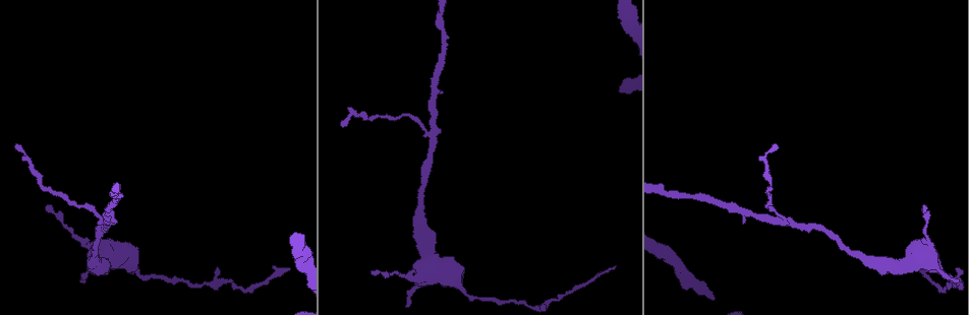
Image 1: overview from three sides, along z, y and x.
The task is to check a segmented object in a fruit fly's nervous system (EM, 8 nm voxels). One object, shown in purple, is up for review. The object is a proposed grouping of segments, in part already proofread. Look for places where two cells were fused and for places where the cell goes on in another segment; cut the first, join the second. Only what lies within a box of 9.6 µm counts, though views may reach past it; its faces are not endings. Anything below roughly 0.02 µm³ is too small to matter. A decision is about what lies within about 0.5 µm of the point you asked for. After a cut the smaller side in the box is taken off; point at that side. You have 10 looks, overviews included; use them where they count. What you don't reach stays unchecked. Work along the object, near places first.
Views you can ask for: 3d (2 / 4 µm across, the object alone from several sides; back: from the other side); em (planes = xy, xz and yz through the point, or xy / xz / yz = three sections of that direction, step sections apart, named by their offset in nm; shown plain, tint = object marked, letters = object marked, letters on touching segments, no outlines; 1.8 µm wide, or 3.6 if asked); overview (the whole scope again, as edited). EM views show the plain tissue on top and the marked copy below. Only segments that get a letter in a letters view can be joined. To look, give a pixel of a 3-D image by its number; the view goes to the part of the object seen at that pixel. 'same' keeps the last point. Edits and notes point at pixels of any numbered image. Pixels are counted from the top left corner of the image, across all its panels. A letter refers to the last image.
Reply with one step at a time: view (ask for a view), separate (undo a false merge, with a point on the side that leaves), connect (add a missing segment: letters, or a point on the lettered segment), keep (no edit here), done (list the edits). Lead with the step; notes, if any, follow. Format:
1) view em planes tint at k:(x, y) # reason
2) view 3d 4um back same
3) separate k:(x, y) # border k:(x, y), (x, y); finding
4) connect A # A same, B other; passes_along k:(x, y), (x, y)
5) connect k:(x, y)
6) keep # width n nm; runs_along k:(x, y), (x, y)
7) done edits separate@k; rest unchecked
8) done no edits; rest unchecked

view em planes letters at 1:(343, 127) # tapers out

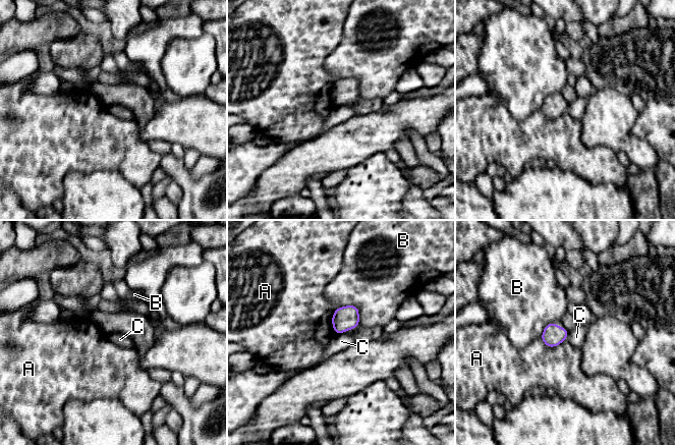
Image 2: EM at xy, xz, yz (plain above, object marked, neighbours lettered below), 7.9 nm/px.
keep # width 170 nm; A other, B other, C other; none of them fits

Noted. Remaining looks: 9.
view 3d 2um at 1:(418, 212) # thick turns thin

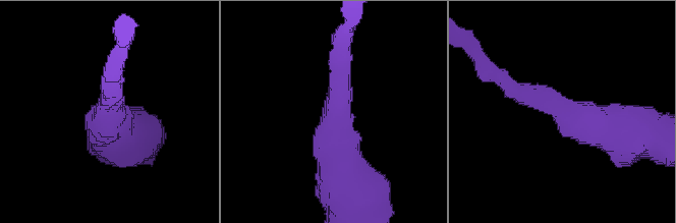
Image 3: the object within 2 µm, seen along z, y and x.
view em planes letters at 3:(106, 112) # arm_widths 170, 460 nm

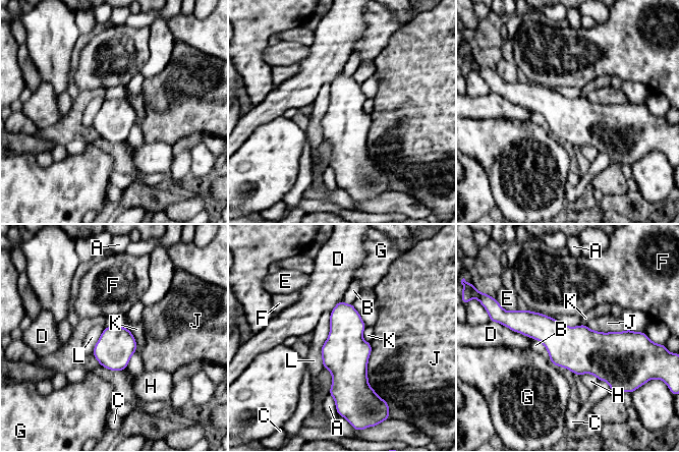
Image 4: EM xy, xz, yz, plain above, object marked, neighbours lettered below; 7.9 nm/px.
keep # A other, B other, C other, D other, E other, F other, G other, H other, J other, K other, L other; runs_along 4:(511, 323), (631, 343); all the same cell

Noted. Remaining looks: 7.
view em xy step 16 tint at 1:(919, 272) # an open end

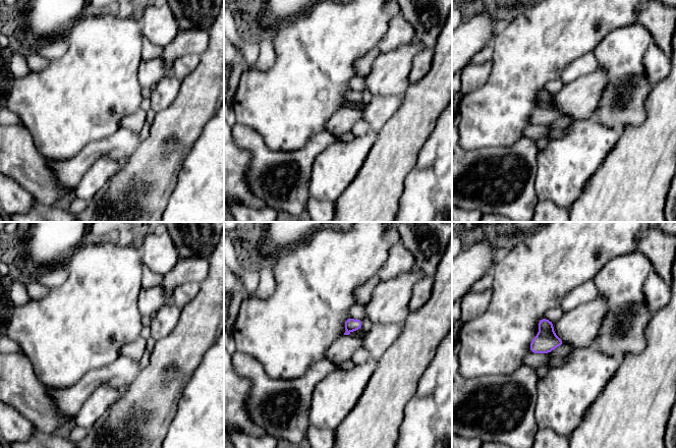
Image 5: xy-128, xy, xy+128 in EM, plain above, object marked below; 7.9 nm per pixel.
view em planes letters same

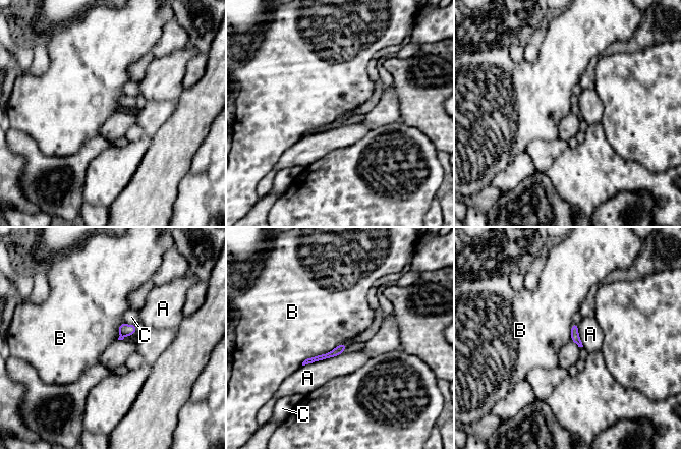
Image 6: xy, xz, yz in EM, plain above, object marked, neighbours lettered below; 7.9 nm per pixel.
keep # A other, B other, C other; runs_along 6:(344, 346), (329, 355), (306, 361); no lettered segment goes on from it

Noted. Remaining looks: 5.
view em yz step 8 tint at 1:(49, 204) # branch stops here

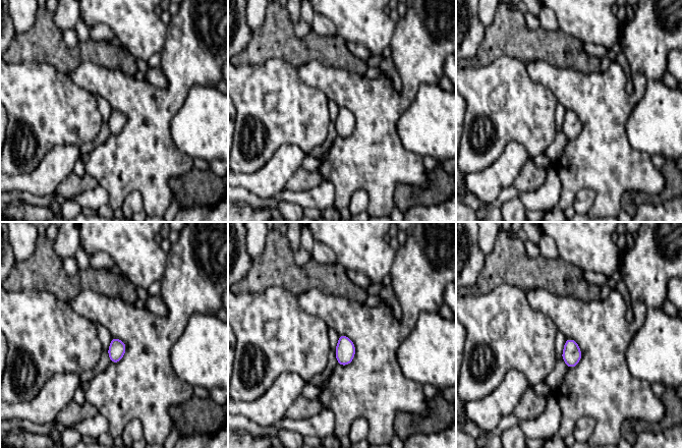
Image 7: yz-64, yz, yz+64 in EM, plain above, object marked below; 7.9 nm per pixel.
view em planes letters same # cut it another way

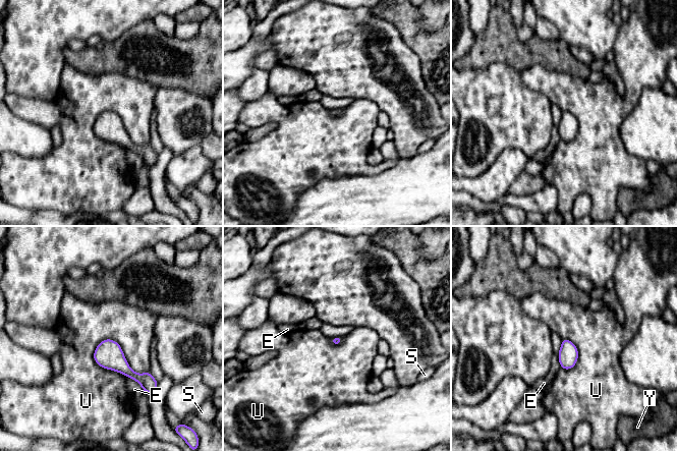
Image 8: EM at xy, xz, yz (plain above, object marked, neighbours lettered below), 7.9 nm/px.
keep # E other, S other, U other, Y other; border 8:(93, 351), (113, 339), (149, 372); no lettered segment goes on from it

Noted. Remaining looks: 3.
done no edits; rest unchecked

